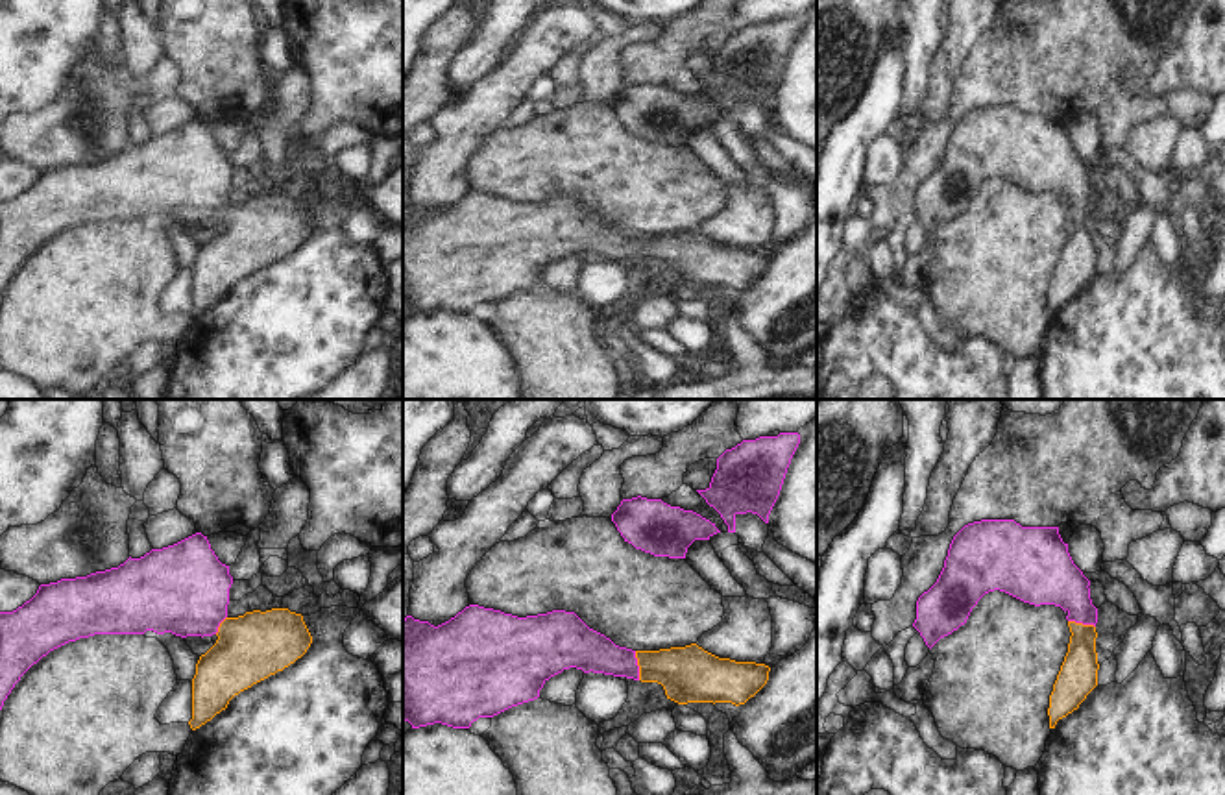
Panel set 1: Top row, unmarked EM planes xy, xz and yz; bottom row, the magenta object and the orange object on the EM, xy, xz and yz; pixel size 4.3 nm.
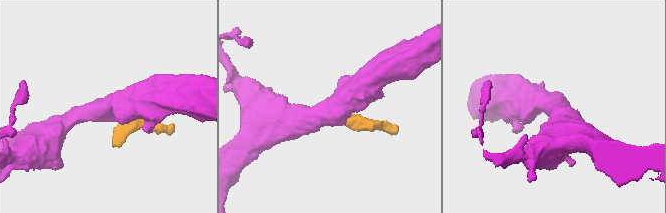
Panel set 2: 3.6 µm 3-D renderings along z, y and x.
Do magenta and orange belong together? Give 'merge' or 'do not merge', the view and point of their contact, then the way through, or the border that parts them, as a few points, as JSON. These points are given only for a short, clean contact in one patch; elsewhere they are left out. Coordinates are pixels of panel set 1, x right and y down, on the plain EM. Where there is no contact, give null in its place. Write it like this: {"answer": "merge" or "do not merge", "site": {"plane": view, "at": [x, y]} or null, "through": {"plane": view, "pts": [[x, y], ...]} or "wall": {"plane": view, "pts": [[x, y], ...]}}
{"answer": "merge", "site": {"plane": "xz", "at": [638, 252]}, "through": {"plane": "xz", "pts": [[586, 235], [638, 252], [667, 252], [690, 259]]}}

